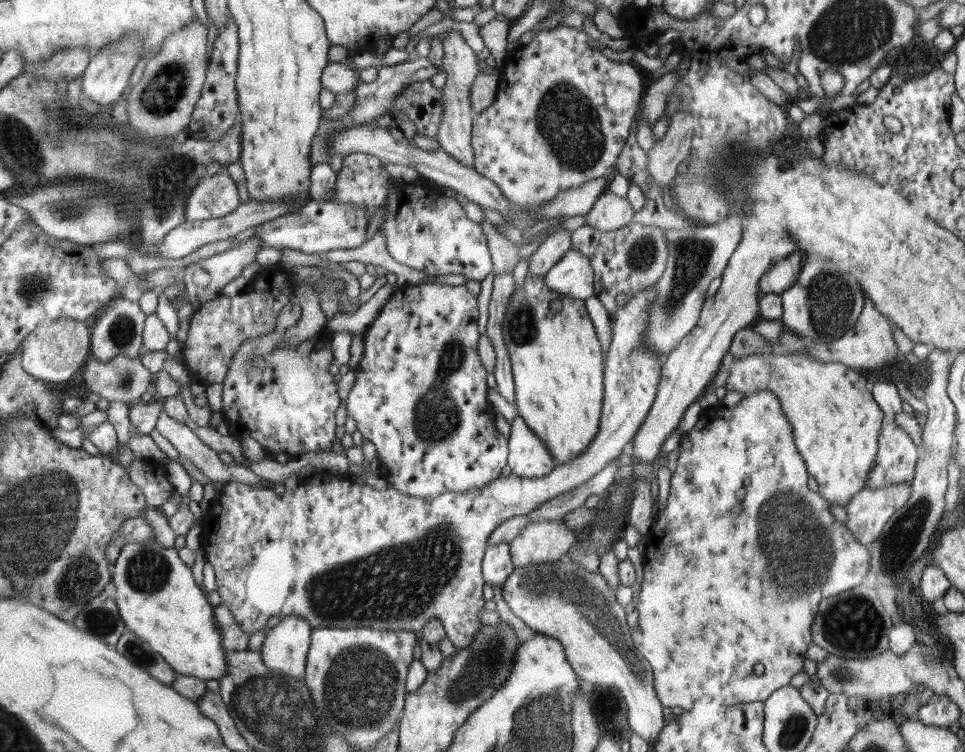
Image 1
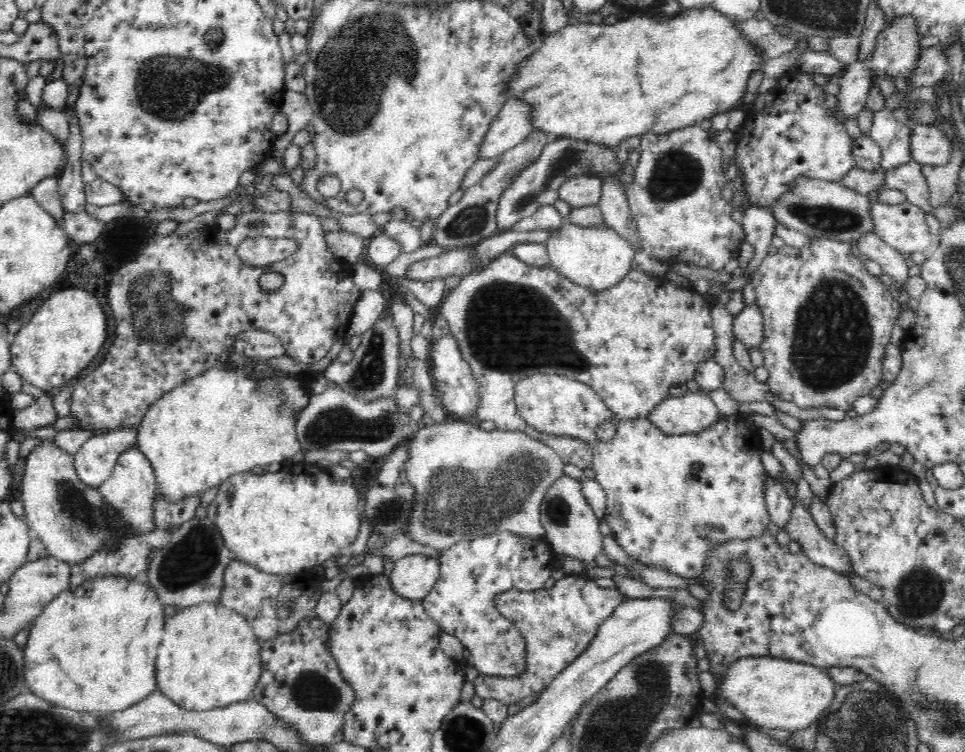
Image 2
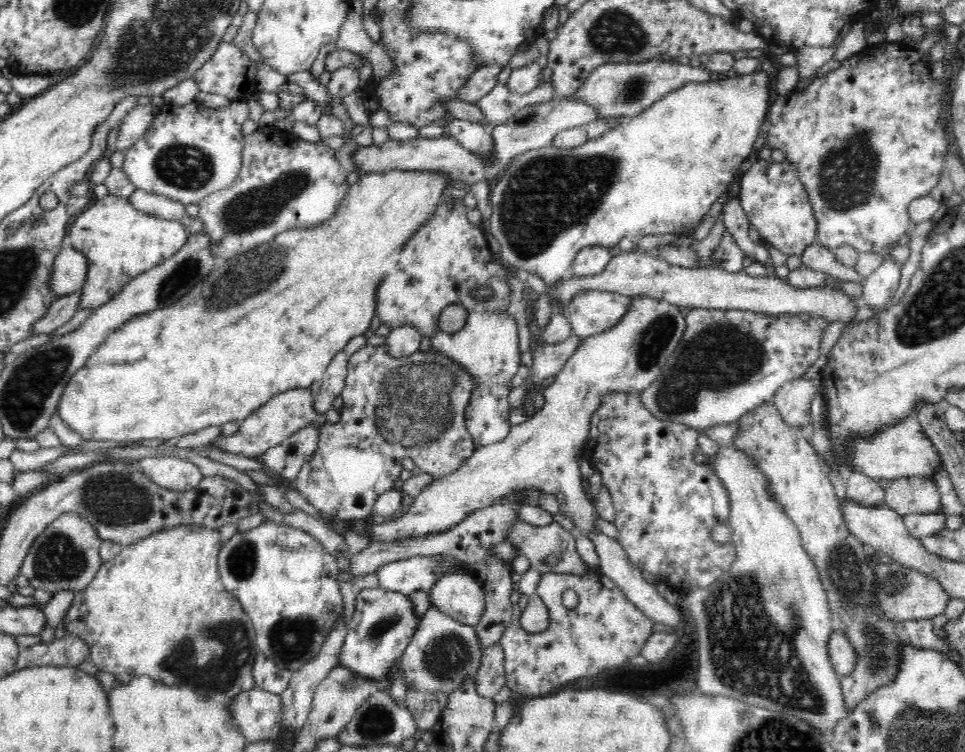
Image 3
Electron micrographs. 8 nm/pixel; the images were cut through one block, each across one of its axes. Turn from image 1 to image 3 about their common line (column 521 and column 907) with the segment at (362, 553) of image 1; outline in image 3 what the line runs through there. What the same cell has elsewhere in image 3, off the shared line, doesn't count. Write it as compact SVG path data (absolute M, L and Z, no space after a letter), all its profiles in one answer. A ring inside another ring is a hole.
M911 476L884 485L884 505L900 517L912 514L941 513L940 493L930 477Z

